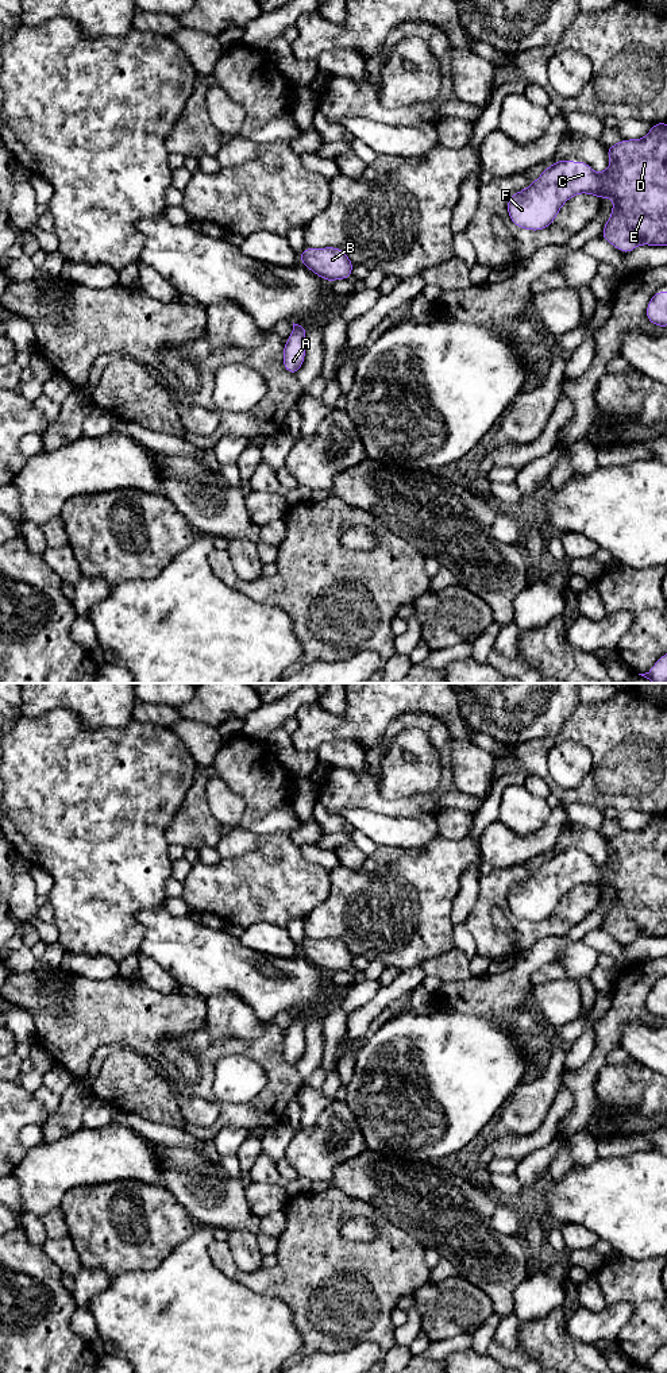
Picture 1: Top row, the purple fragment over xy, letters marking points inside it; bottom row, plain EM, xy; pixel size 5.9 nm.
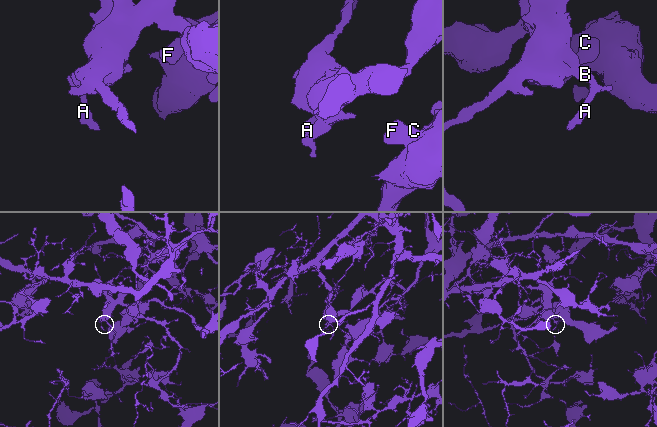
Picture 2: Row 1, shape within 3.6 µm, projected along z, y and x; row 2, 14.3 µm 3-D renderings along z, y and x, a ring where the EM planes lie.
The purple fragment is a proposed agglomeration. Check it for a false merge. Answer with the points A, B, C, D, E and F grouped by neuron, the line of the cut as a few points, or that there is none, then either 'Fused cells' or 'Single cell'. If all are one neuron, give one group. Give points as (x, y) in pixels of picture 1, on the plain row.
Groups: A B C D E F. No split. Single cell

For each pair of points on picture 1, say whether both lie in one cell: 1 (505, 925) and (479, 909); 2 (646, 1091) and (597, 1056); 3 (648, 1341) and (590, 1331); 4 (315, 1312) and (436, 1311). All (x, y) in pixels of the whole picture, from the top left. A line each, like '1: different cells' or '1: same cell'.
1: different cells
2: different cells
3: different cells
4: different cells

